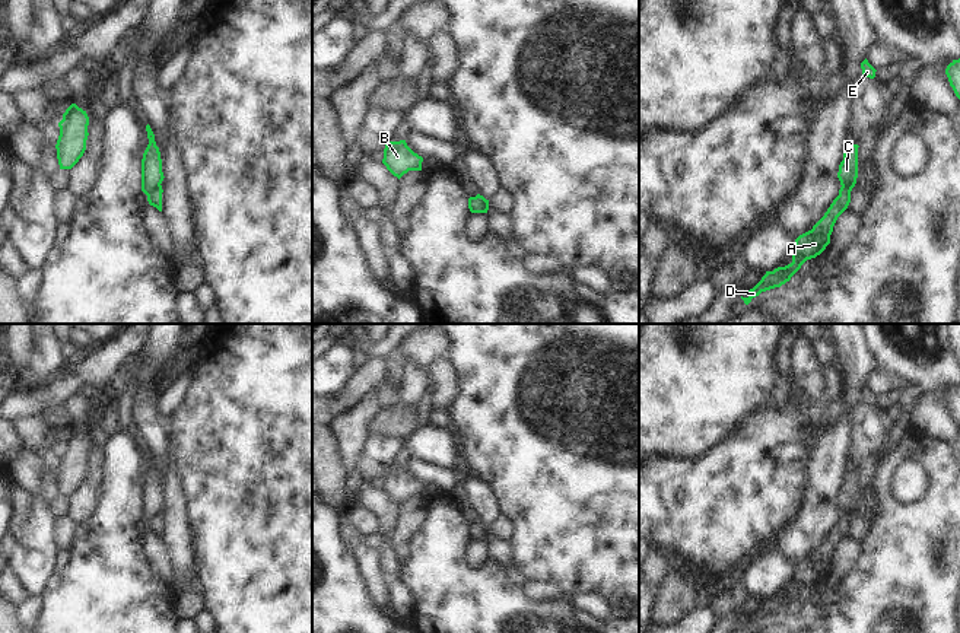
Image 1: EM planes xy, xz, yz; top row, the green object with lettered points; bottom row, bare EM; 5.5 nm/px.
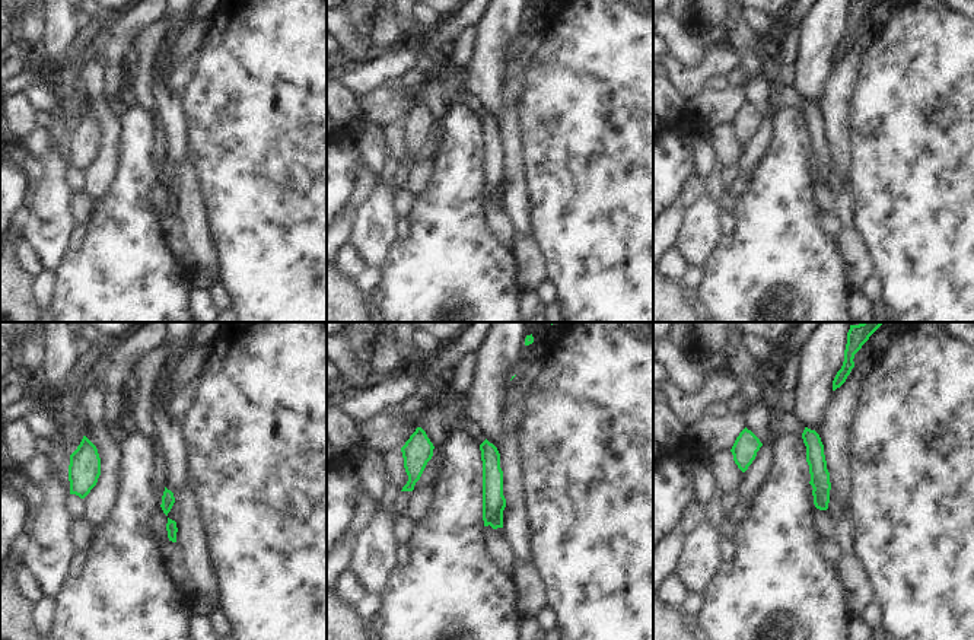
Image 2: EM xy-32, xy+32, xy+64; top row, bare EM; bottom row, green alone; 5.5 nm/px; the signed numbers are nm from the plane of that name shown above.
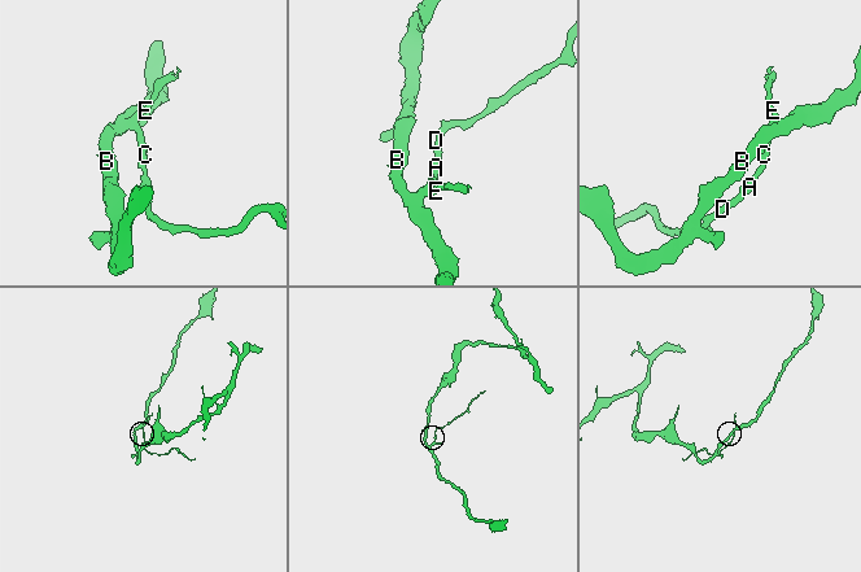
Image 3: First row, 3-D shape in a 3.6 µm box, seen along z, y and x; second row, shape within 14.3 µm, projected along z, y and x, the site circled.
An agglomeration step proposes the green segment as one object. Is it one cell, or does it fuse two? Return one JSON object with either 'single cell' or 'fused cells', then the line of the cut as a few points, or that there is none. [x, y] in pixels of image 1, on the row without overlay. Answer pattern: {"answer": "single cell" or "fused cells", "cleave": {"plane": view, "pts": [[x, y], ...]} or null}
{"answer": "fused cells", "cleave": {"plane": "xy", "pts": [[159, 511], [148, 522]]}}

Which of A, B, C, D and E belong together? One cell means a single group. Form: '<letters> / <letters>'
A D / B C E

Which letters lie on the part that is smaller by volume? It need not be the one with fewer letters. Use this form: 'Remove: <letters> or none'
Remove: A, D

